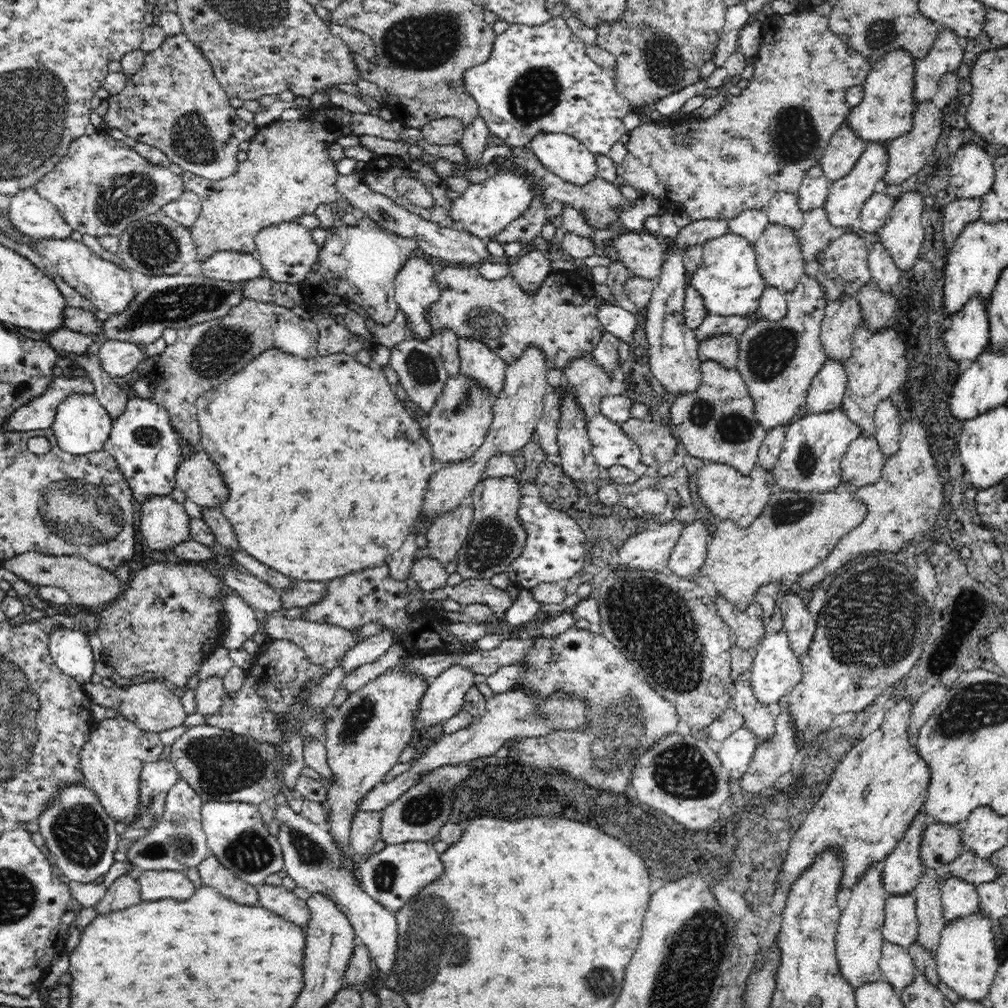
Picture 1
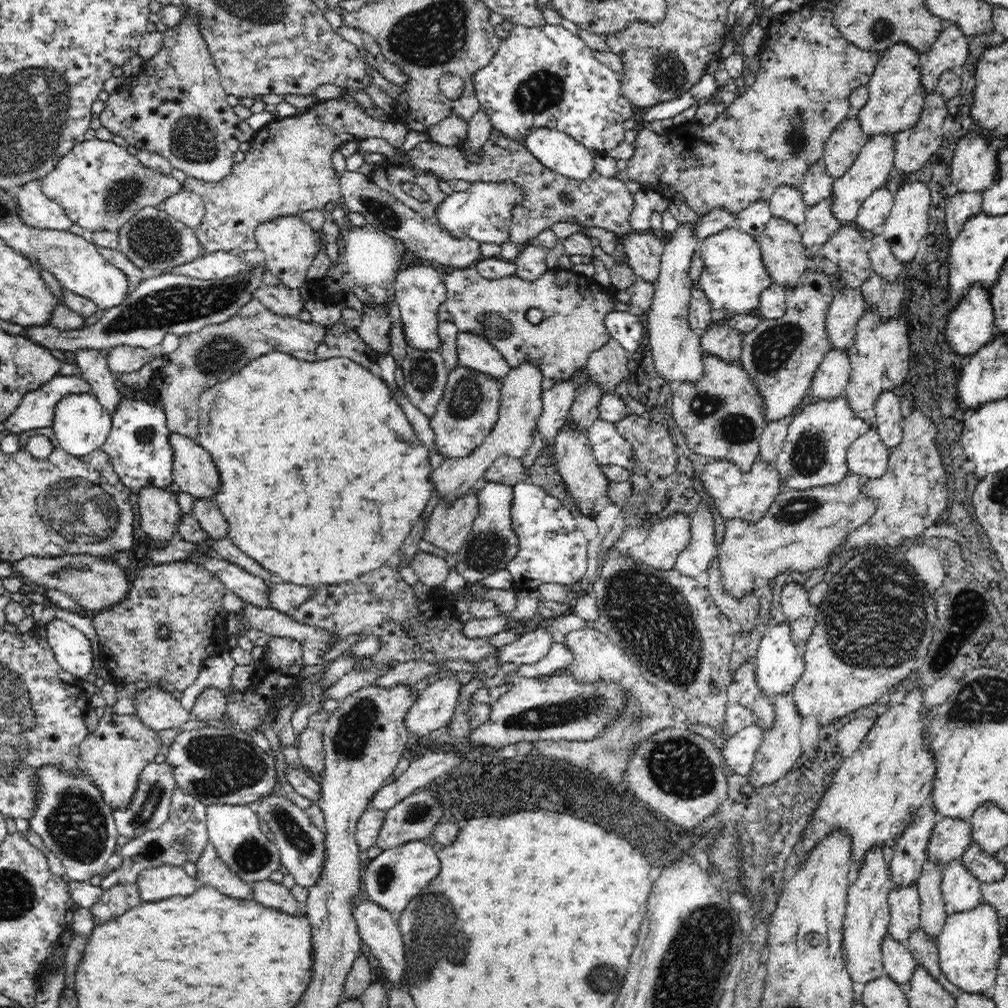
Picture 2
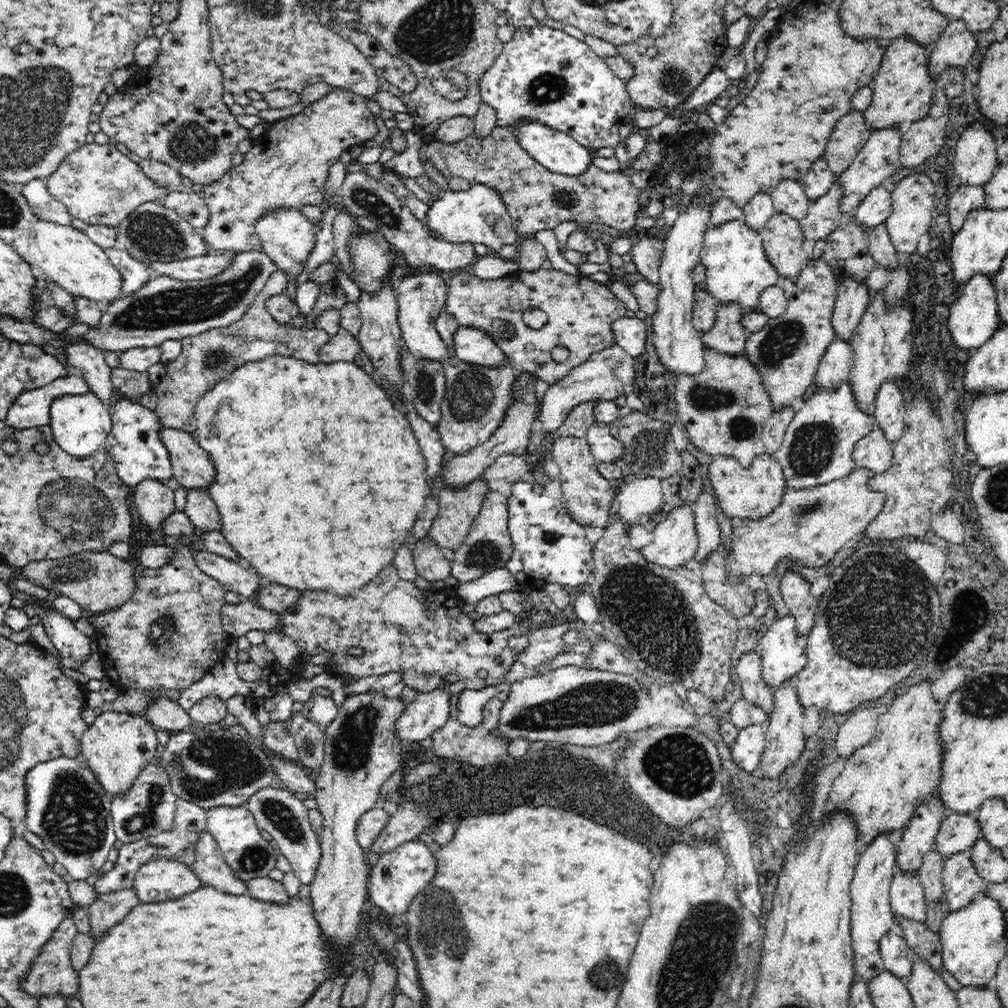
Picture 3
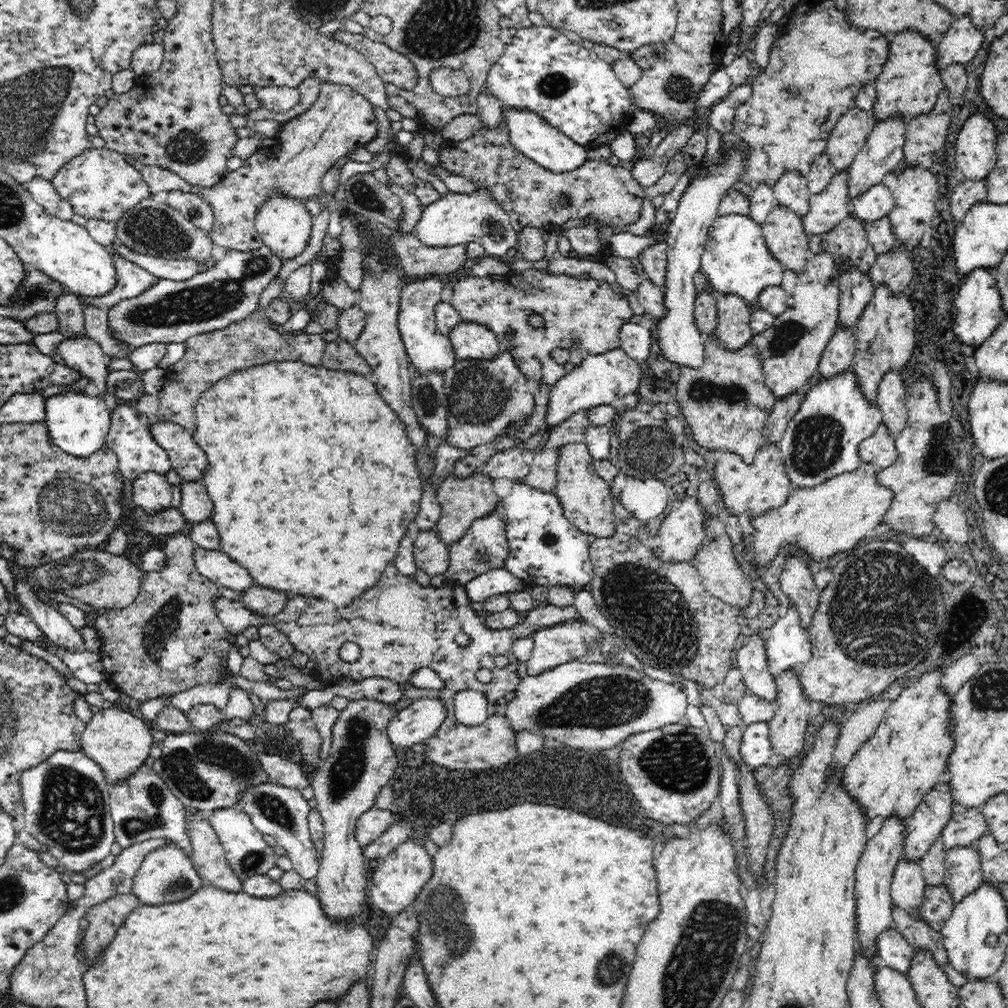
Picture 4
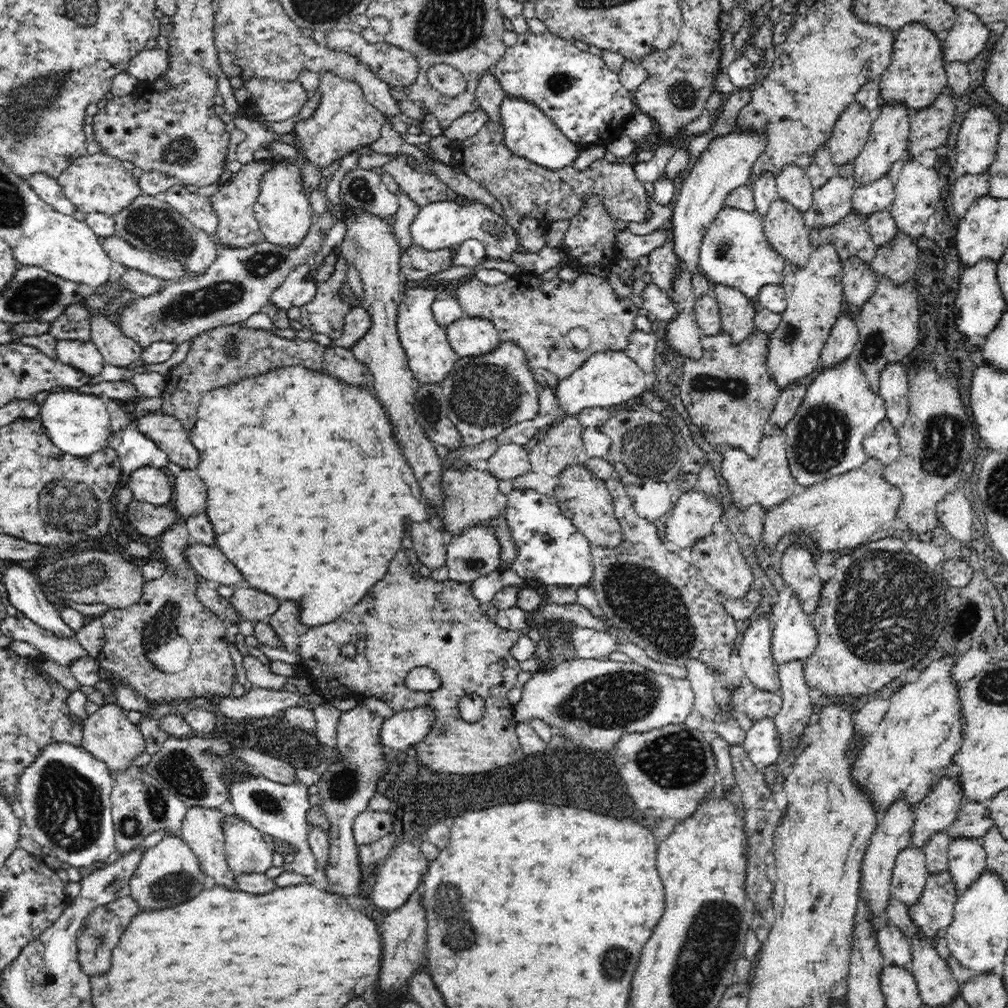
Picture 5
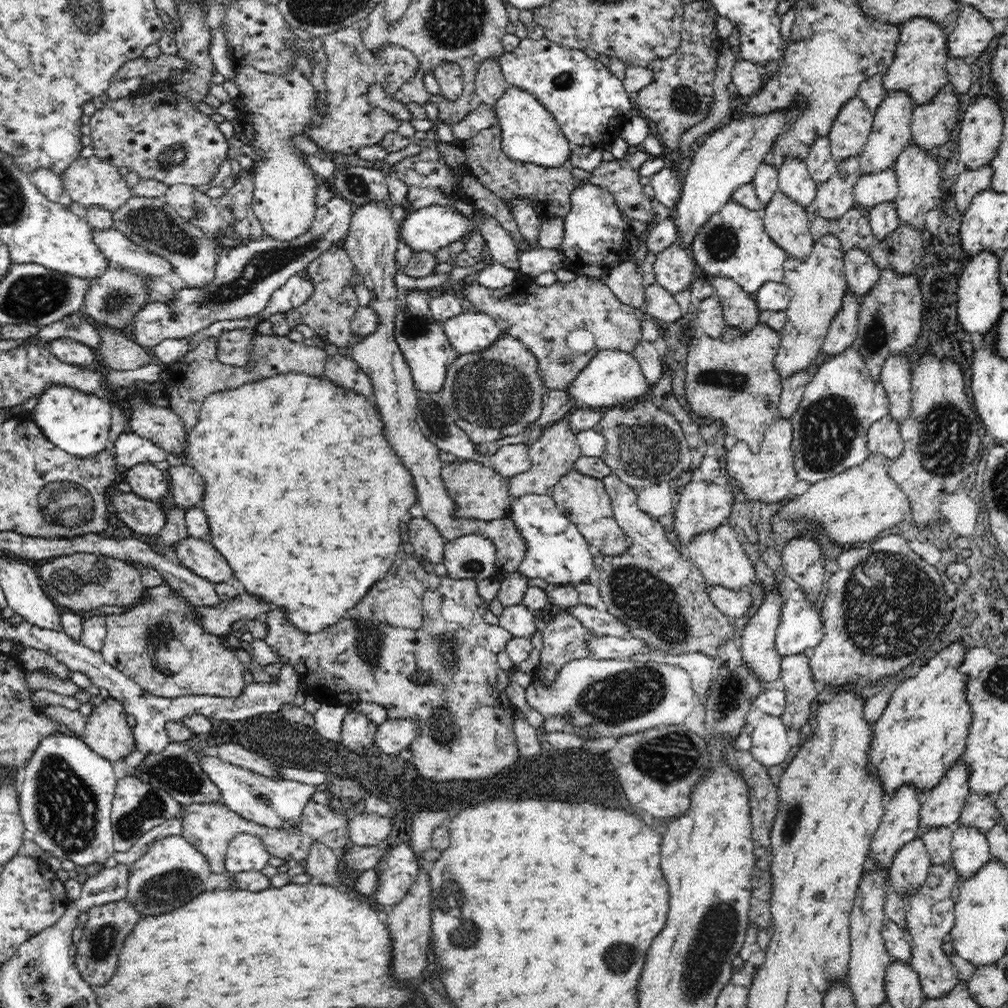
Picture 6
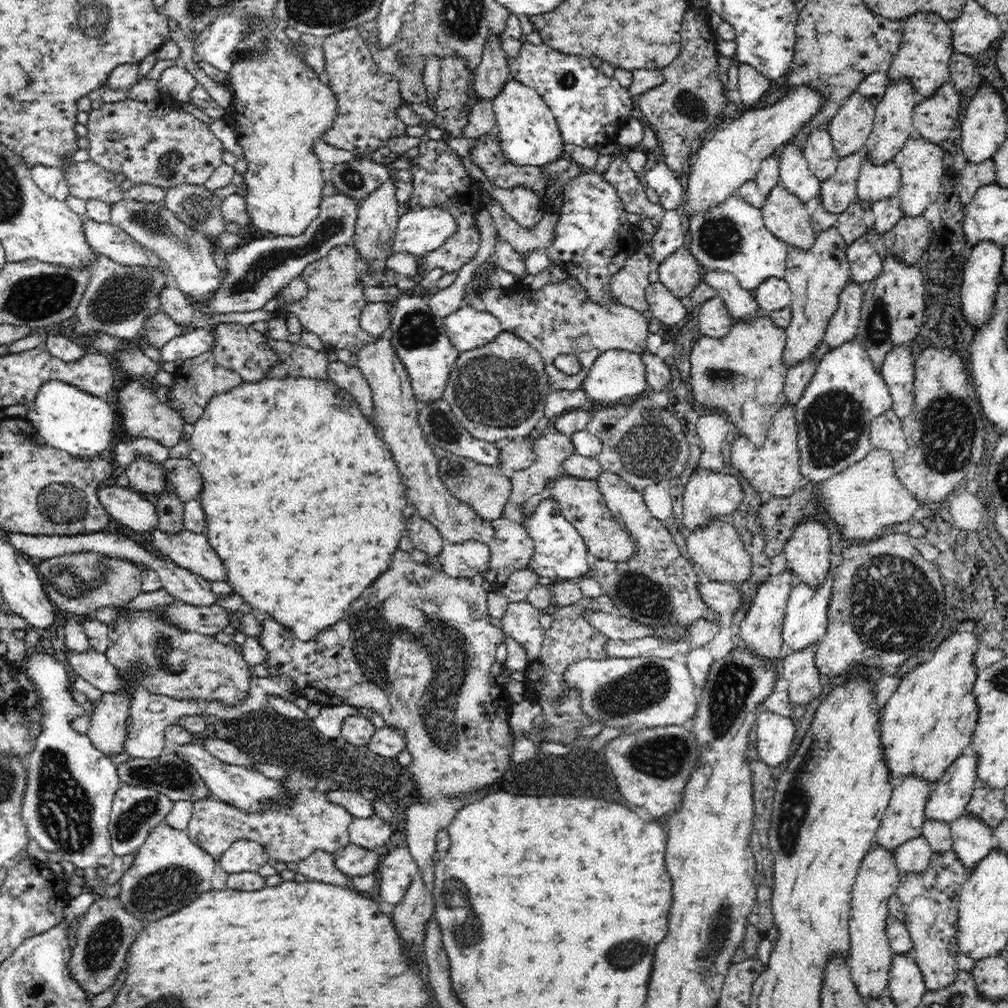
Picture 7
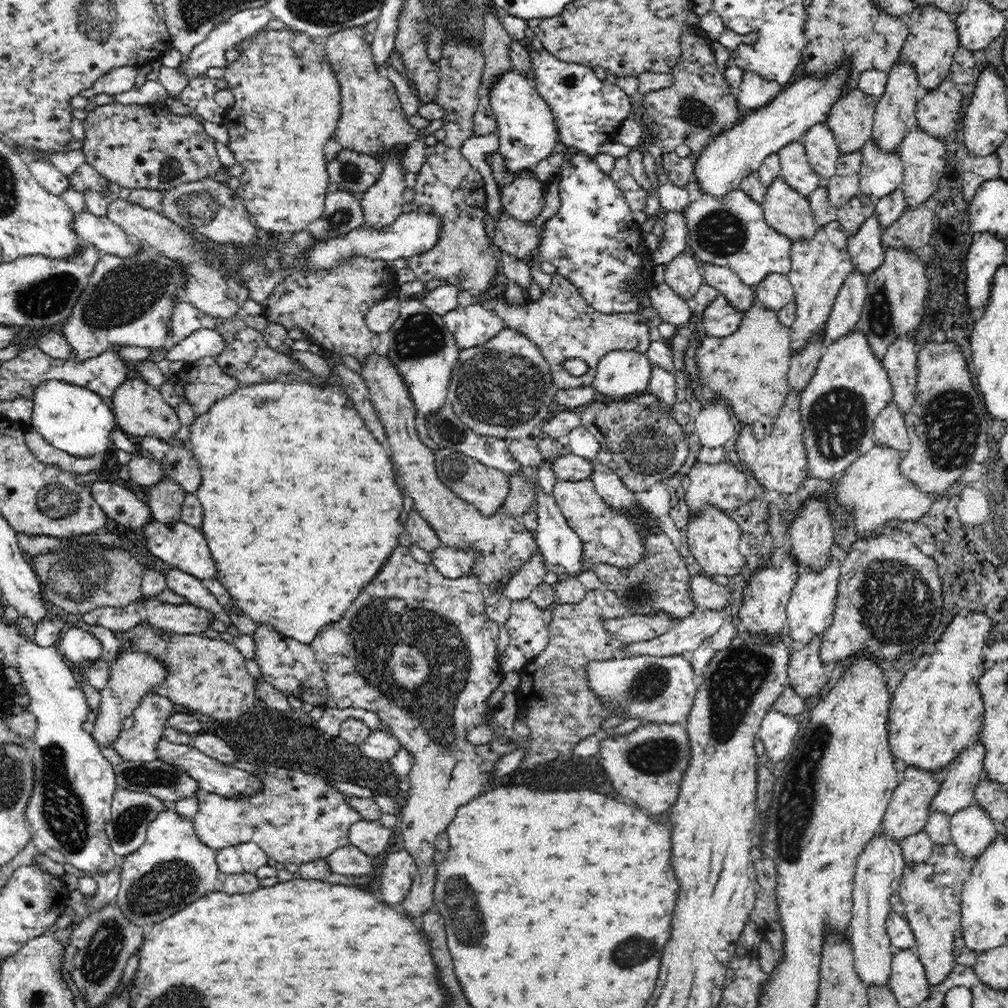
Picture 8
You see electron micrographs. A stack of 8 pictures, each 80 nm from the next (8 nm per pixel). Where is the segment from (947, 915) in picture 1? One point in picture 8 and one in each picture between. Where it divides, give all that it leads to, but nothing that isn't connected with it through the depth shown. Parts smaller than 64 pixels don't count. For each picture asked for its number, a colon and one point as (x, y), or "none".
2: (961, 891)
3: (962, 884)
4: (963, 874)
5: (966, 857)
6: (970, 851)
7: (972, 840)
8: (972, 830)

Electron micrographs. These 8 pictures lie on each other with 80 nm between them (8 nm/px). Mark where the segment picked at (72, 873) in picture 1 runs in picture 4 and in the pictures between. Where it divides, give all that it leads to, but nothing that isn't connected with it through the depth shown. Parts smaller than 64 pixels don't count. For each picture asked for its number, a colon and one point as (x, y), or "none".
2: (76, 825)
3: (67, 808)
4: (65, 798)

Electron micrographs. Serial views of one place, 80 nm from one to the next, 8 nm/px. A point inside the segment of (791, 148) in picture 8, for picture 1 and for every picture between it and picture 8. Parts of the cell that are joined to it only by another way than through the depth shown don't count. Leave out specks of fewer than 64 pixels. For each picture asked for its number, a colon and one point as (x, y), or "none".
1: (782, 209)
2: (786, 202)
3: (788, 197)
4: (790, 190)
5: (792, 183)
6: (794, 180)
7: (795, 175)

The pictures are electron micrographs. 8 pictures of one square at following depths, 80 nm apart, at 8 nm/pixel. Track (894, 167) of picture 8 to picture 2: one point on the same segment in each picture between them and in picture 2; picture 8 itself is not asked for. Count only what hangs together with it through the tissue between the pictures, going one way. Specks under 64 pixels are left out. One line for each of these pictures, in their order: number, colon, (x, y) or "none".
2: (875, 209)
3: (874, 209)
4: (878, 200)
5: (876, 196)
6: (869, 191)
7: (875, 183)

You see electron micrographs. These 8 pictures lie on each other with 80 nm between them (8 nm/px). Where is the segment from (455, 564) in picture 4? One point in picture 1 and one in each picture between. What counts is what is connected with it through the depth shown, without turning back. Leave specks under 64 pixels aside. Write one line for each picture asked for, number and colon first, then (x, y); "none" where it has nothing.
1: (497, 536)
2: (492, 543)
3: (488, 546)

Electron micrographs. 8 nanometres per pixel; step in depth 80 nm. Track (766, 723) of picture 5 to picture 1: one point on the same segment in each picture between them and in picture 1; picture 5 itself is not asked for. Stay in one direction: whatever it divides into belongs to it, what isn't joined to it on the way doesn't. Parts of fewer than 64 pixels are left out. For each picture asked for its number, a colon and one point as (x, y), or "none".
1: (736, 752)
2: (739, 751)
3: (746, 751)
4: (754, 747)

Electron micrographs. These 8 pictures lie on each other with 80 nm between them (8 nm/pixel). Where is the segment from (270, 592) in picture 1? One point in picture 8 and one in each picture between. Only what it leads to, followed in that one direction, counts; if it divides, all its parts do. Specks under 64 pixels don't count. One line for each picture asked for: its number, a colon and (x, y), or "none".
2: (253, 590)
3: (234, 576)
4: (217, 566)
5: (209, 562)
6: (201, 557)
7: (192, 551)
8: (183, 547)

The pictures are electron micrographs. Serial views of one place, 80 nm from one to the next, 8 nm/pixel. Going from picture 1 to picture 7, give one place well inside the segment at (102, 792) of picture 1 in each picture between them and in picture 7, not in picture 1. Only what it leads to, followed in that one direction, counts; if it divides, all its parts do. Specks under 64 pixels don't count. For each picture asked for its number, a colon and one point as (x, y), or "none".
2: (116, 750)
3: (117, 746)
4: (119, 742)
5: (108, 735)
6: (107, 732)
7: (107, 732)

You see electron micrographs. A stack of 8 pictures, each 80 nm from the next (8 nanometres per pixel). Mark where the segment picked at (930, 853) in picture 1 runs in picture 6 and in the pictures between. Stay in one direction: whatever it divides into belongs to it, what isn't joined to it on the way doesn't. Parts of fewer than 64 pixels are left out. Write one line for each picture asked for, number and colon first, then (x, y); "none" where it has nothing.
2: (951, 837)
3: (958, 832)
4: (966, 826)
5: (972, 820)
6: (980, 812)

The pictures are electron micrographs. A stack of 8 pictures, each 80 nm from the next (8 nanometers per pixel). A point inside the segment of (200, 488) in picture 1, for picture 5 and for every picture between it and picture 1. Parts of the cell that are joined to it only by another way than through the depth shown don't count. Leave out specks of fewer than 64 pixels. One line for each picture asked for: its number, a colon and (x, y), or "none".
2: (194, 472)
3: (191, 466)
4: (187, 458)
5: (169, 434)

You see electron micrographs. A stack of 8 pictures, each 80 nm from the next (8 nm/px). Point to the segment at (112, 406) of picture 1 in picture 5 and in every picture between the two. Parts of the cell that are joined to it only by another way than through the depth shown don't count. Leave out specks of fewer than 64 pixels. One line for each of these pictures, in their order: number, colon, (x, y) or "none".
2: (95, 370)
3: (88, 359)
4: (83, 354)
5: (85, 356)

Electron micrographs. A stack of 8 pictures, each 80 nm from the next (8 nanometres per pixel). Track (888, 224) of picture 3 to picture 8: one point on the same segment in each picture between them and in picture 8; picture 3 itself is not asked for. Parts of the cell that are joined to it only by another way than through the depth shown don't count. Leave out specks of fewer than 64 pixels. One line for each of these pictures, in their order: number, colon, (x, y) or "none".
4: (915, 197)
5: (917, 193)
6: (918, 174)
7: (920, 162)
8: (923, 156)

